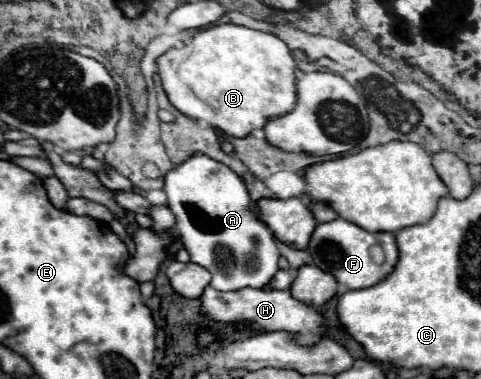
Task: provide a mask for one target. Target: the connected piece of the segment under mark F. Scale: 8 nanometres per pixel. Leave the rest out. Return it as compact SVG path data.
M337 218L333 222L317 224L311 236L311 258L313 264L321 270L333 274L339 284L349 290L359 290L367 286L375 286L391 274L395 268L395 258L399 258L399 250L395 250L395 236L389 232L367 232L353 222Z

